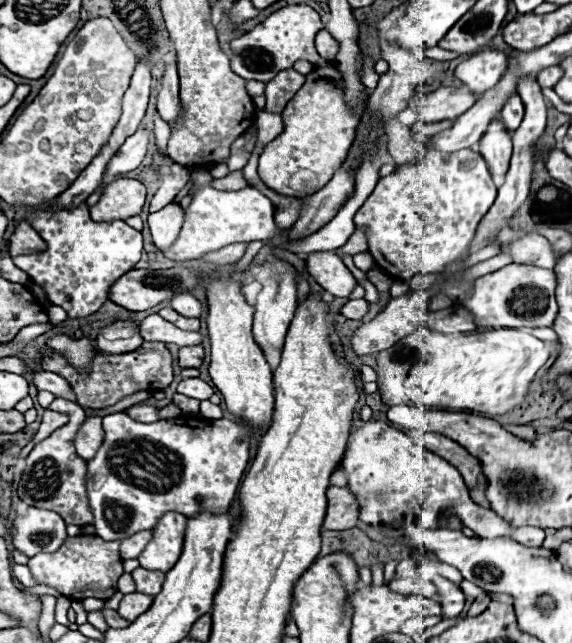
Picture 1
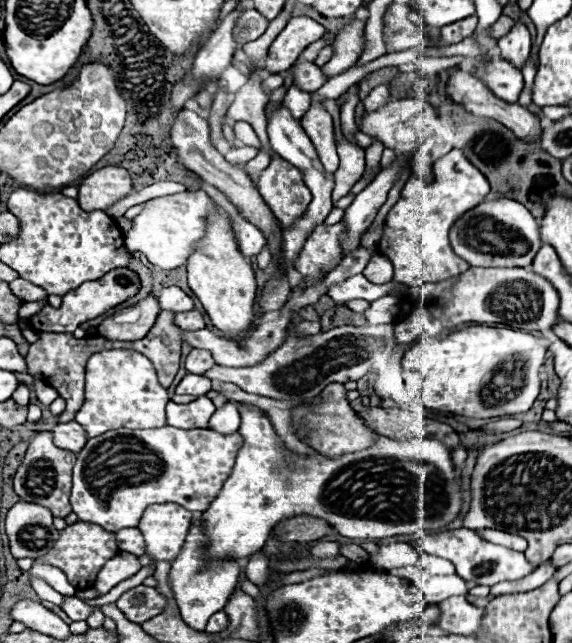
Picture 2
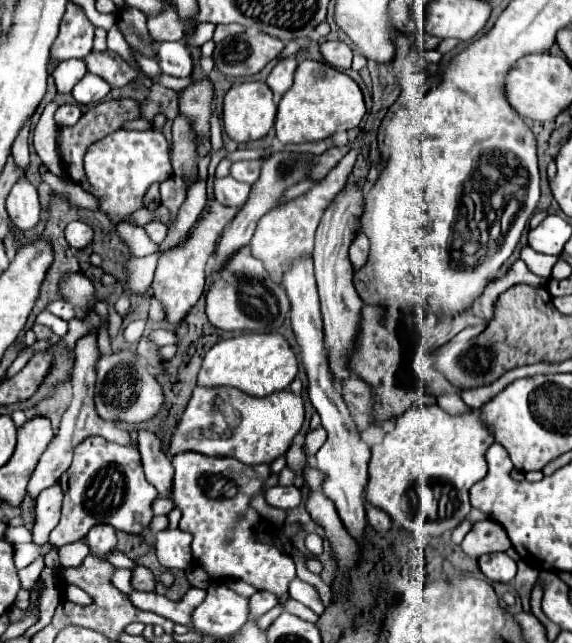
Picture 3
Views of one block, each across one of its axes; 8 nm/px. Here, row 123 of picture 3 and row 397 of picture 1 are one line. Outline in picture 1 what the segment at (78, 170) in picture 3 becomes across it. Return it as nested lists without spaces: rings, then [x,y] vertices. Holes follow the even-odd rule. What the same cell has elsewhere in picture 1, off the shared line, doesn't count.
[[[144,342],[138,350],[134,352],[126,352],[126,354],[96,354],[94,362],[92,362],[92,370],[88,374],[80,374],[76,372],[56,350],[48,352],[42,358],[42,368],[44,370],[52,370],[58,372],[60,376],[66,376],[66,380],[70,380],[78,404],[80,406],[88,406],[88,408],[108,408],[114,406],[116,402],[120,402],[126,396],[132,396],[140,390],[162,390],[166,388],[174,374],[172,374],[172,356],[166,350],[166,346],[162,342]]]

